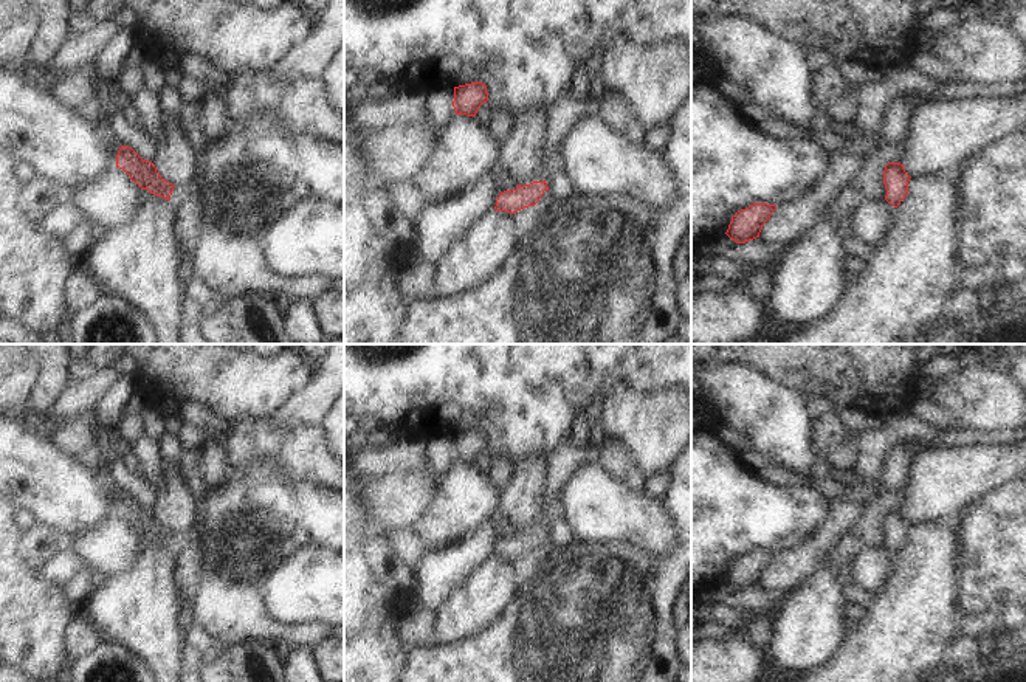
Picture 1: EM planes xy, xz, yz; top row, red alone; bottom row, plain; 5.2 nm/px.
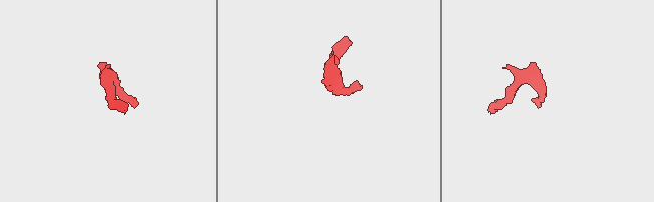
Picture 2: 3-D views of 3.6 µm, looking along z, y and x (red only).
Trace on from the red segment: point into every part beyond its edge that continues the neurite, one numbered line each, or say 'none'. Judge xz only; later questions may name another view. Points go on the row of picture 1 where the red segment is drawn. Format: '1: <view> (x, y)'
none

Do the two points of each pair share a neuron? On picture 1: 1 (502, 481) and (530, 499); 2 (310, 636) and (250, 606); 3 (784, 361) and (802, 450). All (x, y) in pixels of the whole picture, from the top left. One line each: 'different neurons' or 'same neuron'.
1: different neurons
2: same neuron
3: different neurons

